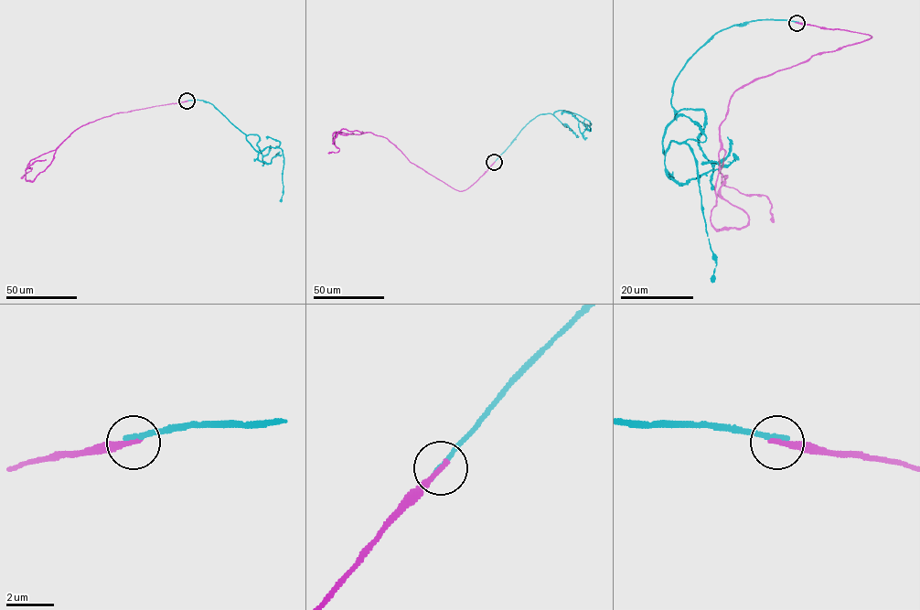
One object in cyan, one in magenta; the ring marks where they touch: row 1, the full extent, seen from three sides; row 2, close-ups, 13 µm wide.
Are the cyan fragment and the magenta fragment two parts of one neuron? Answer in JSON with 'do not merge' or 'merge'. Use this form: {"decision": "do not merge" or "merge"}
{"decision": "do not merge"}

